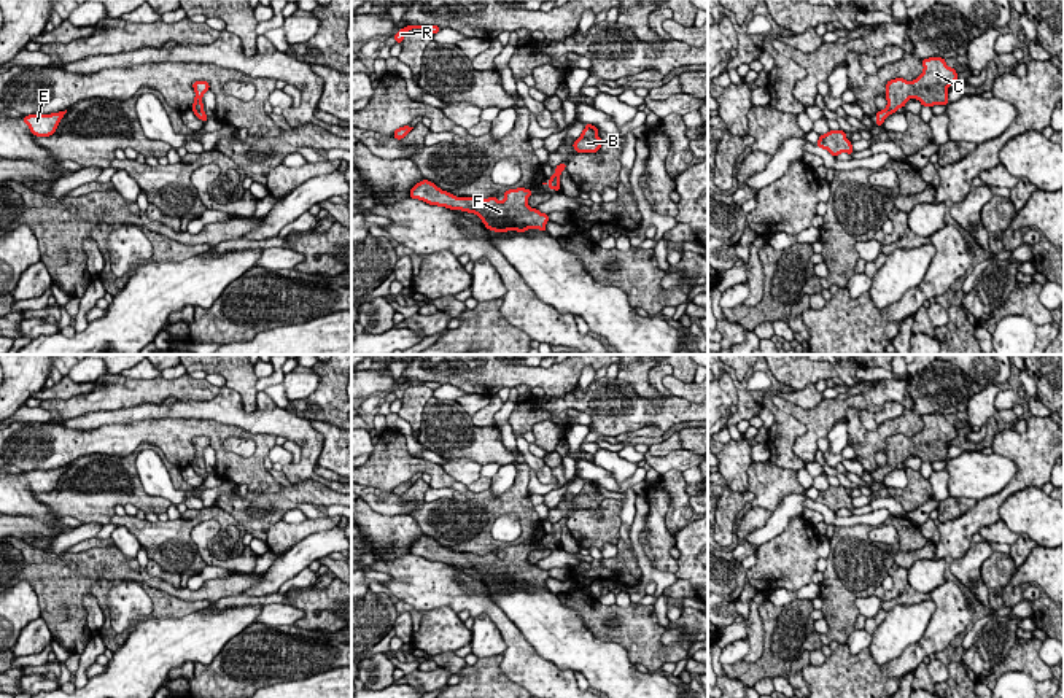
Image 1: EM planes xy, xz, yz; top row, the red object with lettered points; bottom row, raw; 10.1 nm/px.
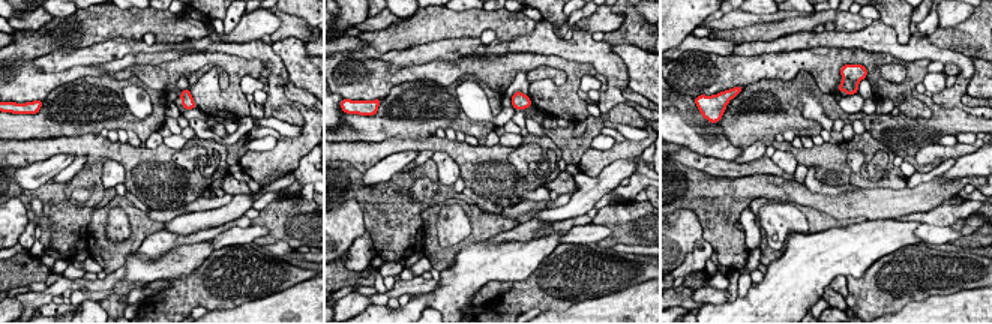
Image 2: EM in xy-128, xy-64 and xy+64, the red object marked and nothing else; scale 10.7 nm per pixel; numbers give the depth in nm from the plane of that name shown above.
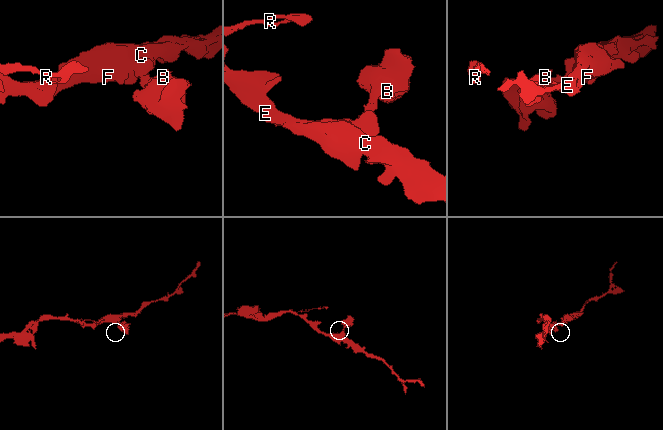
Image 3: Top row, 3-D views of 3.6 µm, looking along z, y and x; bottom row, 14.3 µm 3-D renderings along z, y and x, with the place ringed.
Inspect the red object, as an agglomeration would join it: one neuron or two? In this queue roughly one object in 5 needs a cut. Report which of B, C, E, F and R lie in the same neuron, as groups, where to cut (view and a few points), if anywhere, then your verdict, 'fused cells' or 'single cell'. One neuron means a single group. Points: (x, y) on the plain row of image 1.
B C E F R; no cut; single cell

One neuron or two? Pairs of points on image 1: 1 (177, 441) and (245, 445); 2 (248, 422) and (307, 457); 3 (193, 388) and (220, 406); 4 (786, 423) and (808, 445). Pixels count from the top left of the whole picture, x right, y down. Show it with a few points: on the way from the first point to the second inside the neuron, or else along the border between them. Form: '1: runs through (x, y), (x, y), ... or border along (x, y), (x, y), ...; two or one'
1: border along (221, 442), (228, 438), (248, 438), (256, 449); two
2: runs through (267, 422), (288, 425), (304, 438); one
3: border along (220, 390), (210, 399), (177, 401); two
4: border along (781, 411), (805, 426), (792, 445), (803, 463); two

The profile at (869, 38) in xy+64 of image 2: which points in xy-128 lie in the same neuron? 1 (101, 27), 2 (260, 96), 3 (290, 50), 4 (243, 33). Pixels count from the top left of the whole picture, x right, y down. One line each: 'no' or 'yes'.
1: no
2: no
3: no
4: no

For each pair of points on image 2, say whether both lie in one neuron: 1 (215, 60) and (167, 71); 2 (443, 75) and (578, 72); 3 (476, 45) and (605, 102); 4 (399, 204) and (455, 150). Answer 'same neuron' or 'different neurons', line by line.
1: same neuron
2: same neuron
3: same neuron
4: different neurons

